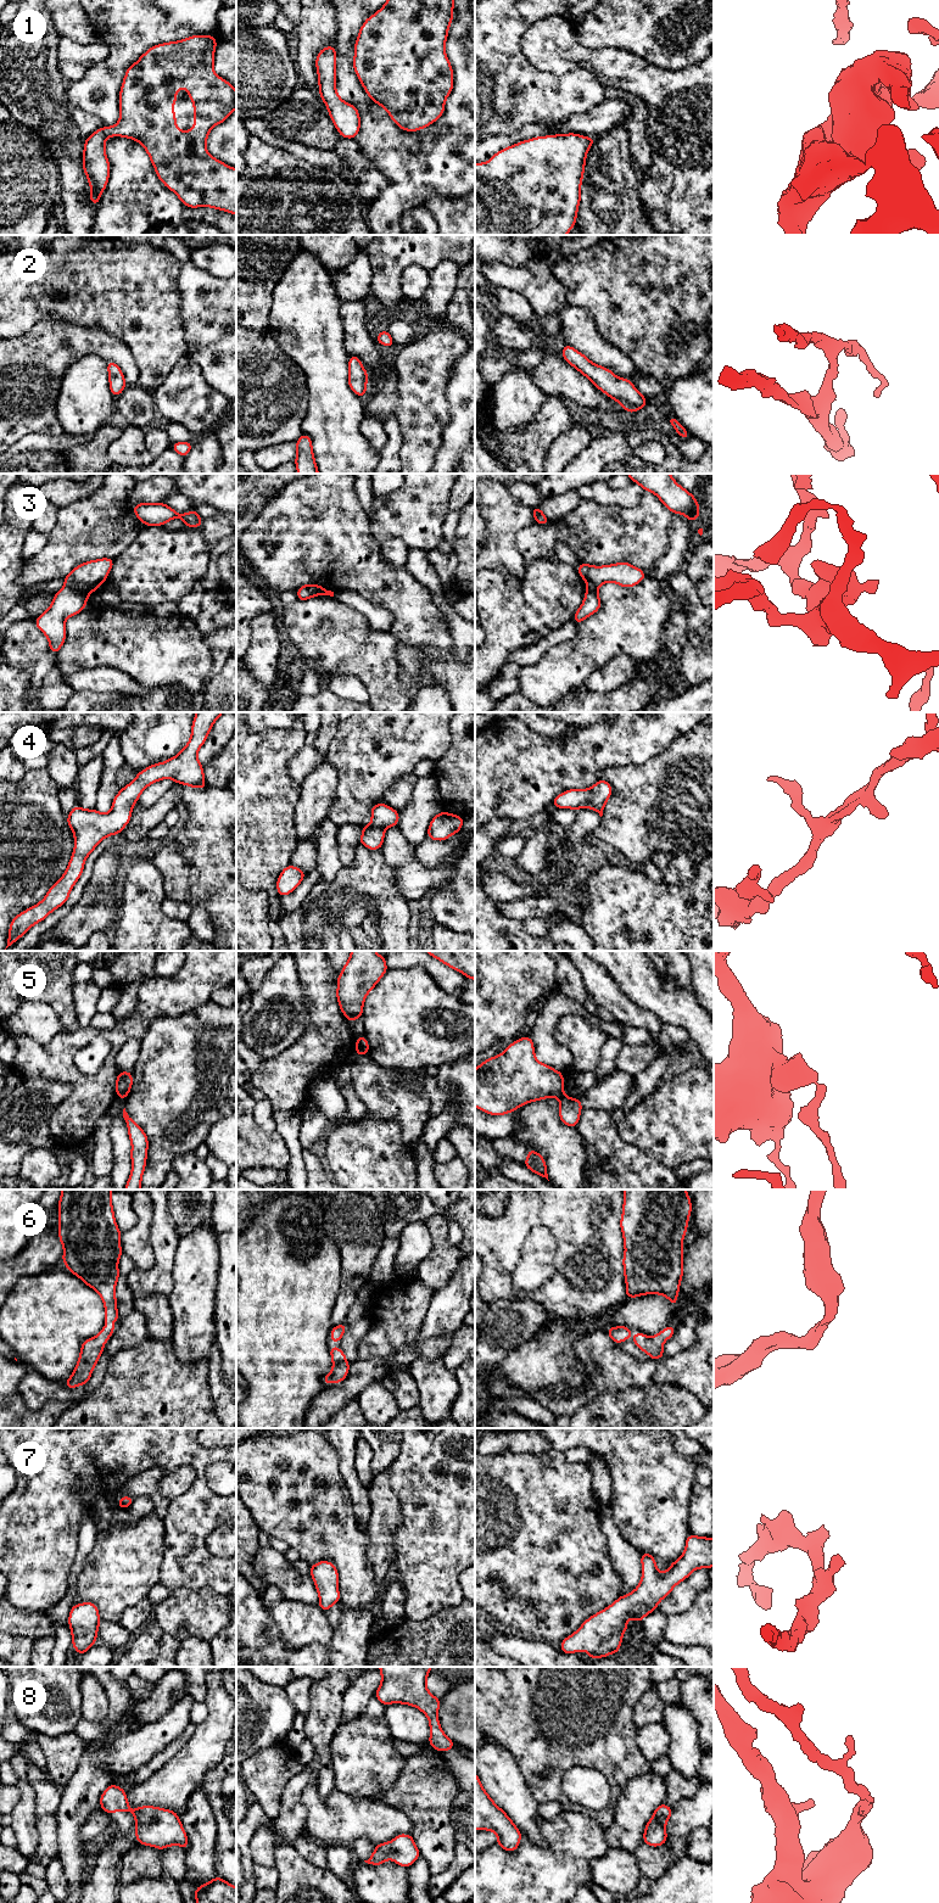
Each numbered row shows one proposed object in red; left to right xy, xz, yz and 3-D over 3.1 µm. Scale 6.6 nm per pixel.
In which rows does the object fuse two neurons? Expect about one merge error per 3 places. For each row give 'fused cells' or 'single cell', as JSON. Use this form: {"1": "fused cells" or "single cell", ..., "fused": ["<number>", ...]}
{"1": "single cell", "2": "single cell", "3": "fused cells", "4": "single cell", "5": "fused cells", "6": "single cell", "7": "single cell", "8": "single cell", "fused": ["3", "5"]}

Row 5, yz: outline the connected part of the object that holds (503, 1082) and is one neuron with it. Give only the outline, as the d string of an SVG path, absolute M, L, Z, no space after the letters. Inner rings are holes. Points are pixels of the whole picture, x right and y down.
M530 1036L475 1069L475 1107L490 1115L505 1115L529 1102L563 1095L563 1073L536 1059Z

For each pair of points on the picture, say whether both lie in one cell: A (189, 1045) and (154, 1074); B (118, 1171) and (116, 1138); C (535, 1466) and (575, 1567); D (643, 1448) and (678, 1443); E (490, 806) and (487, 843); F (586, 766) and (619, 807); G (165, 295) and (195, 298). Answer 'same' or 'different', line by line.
A: same
B: same
C: same
D: different
E: different
F: different
G: different

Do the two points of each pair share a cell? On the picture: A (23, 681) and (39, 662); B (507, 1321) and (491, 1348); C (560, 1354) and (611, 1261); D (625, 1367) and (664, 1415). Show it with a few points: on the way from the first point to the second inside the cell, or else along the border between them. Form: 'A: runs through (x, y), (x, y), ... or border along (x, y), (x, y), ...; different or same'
A: border along (12, 666), (23, 670), (29, 678), (23, 699); different
B: runs through (507, 1327), (496, 1342); same
C: border along (605, 1309), (596, 1316), (583, 1319), (560, 1317); different
D: border along (652, 1378), (642, 1386), (630, 1386), (611, 1391); different

